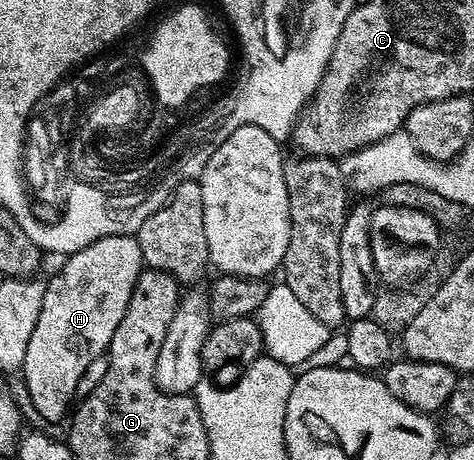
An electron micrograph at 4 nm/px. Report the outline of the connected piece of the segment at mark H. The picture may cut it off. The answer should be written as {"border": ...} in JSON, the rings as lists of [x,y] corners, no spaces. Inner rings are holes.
{"border":[[[135,235],[103,237],[69,255],[59,265],[58,270],[64,276],[60,274],[60,280],[51,284],[52,292],[44,292],[48,295],[48,304],[42,302],[44,316],[38,314],[22,369],[28,400],[46,423],[56,424],[64,415],[64,419],[69,415],[79,378],[94,358],[107,353],[114,330],[118,330],[118,322],[122,322],[134,286],[145,268]]]}

